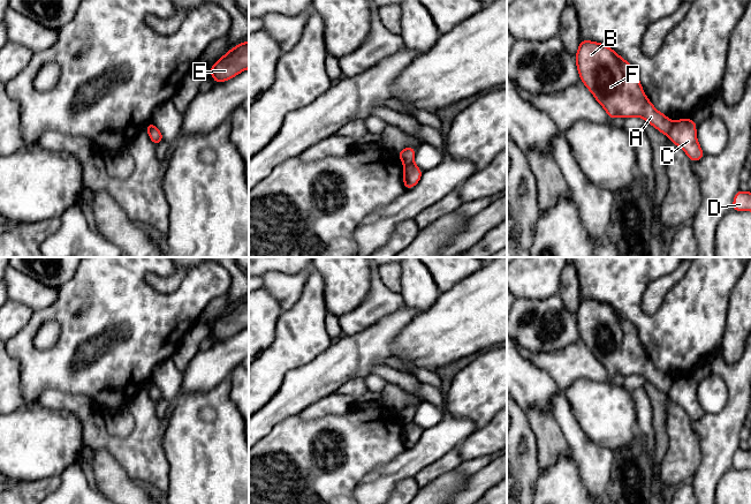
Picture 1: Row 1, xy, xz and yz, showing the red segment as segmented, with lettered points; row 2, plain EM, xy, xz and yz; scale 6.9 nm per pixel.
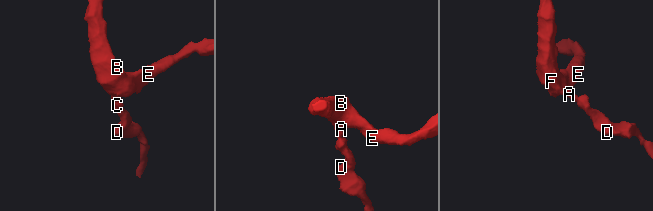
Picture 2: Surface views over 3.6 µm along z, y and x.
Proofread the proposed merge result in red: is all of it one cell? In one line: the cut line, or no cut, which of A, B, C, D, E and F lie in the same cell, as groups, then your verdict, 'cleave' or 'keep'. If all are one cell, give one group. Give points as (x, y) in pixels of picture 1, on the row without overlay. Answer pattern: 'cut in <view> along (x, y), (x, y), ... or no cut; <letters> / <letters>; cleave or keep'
cut in yz along (673, 382), (667, 392); A B E F / C D; cleave

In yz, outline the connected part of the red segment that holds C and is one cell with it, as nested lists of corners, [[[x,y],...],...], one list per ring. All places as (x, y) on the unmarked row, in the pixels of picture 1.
[[[680,377],[672,383],[668,391],[669,399],[684,408],[692,421],[705,414],[697,399],[696,386],[697,382],[692,377]]]

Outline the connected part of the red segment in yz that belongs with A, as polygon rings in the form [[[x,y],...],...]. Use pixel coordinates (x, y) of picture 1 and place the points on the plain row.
[[[581,299],[576,311],[581,339],[607,369],[608,377],[642,375],[668,393],[673,381],[658,370],[645,354],[636,328],[610,306]]]

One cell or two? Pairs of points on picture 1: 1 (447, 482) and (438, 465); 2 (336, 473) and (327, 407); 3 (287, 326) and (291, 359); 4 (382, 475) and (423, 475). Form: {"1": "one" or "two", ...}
{"1": "two", "2": "two", "3": "one", "4": "two"}

